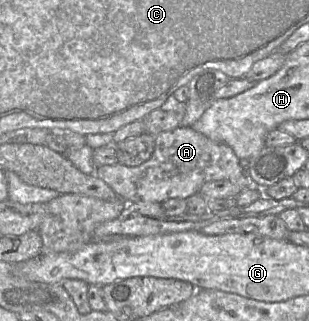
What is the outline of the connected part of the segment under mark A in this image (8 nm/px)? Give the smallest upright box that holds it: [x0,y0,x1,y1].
[94,126,249,203]

